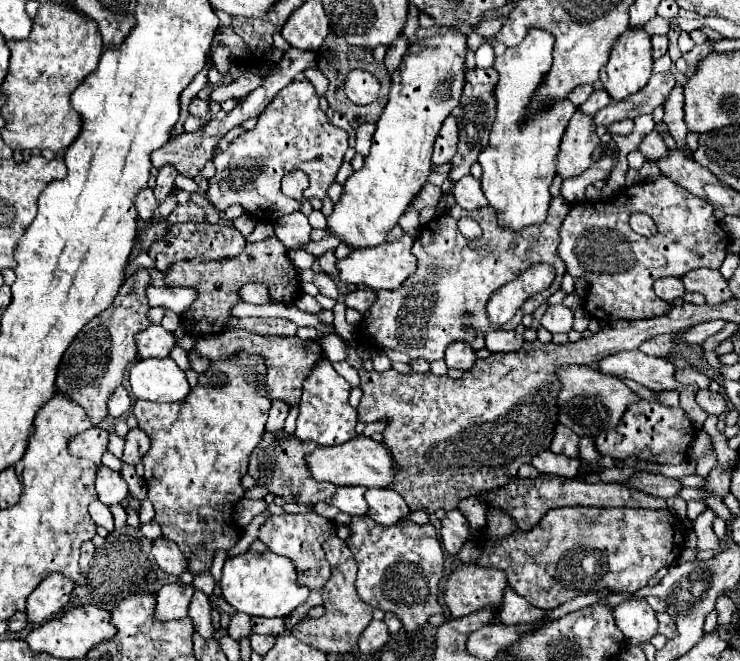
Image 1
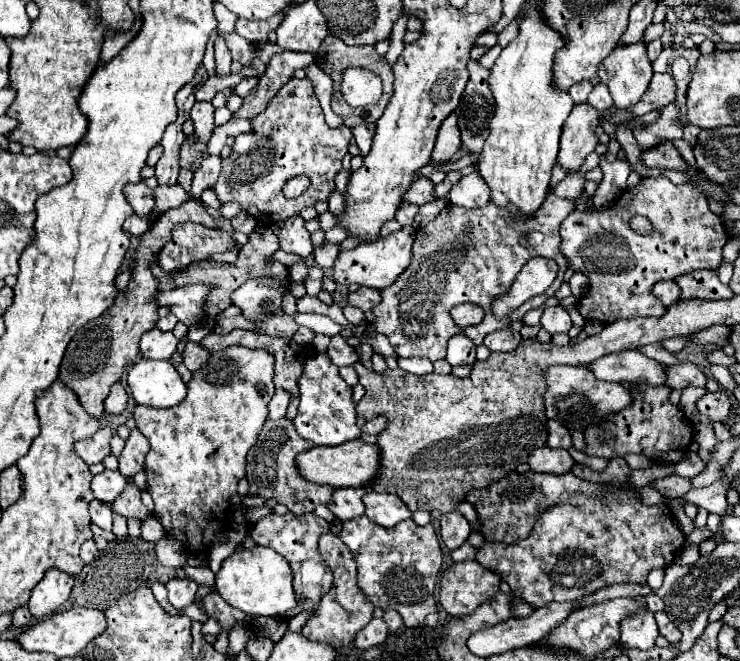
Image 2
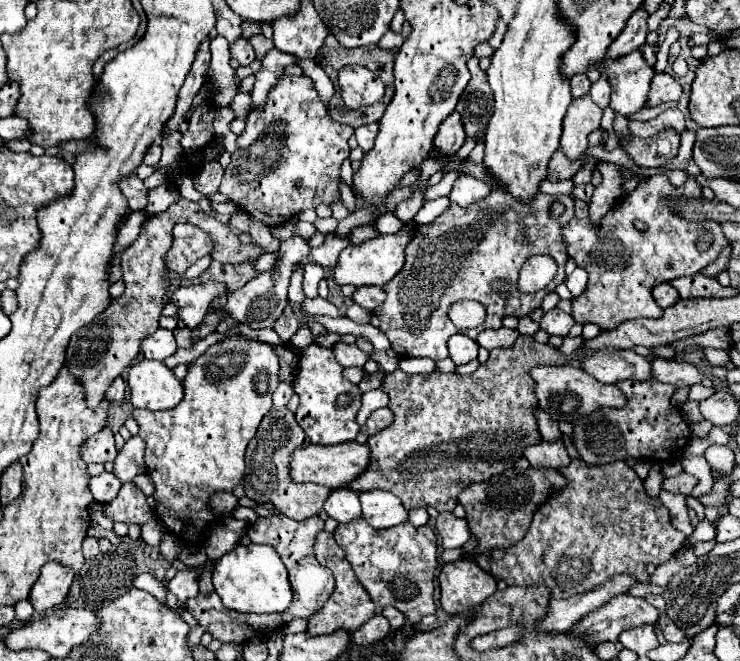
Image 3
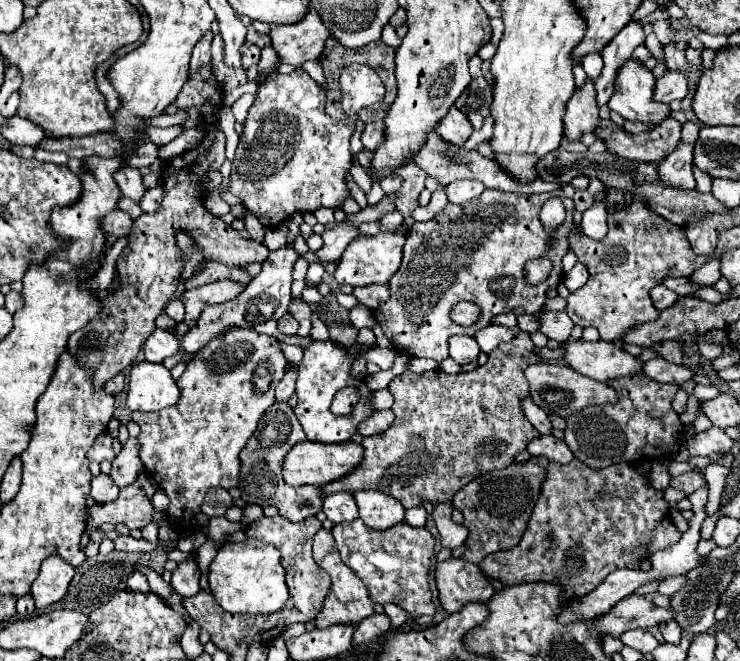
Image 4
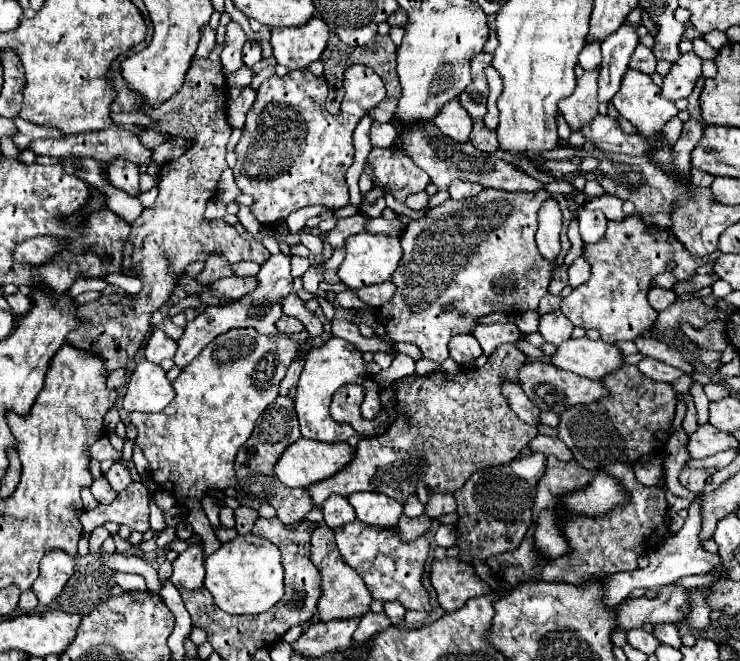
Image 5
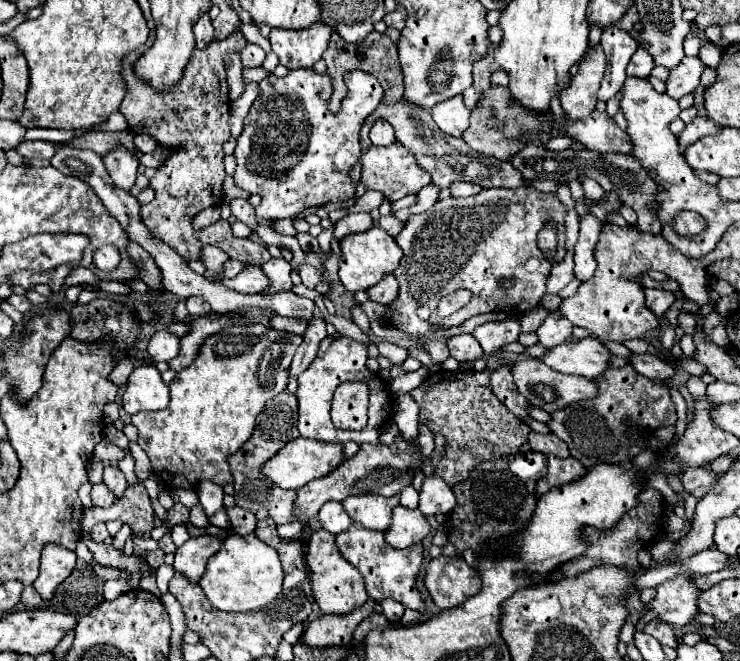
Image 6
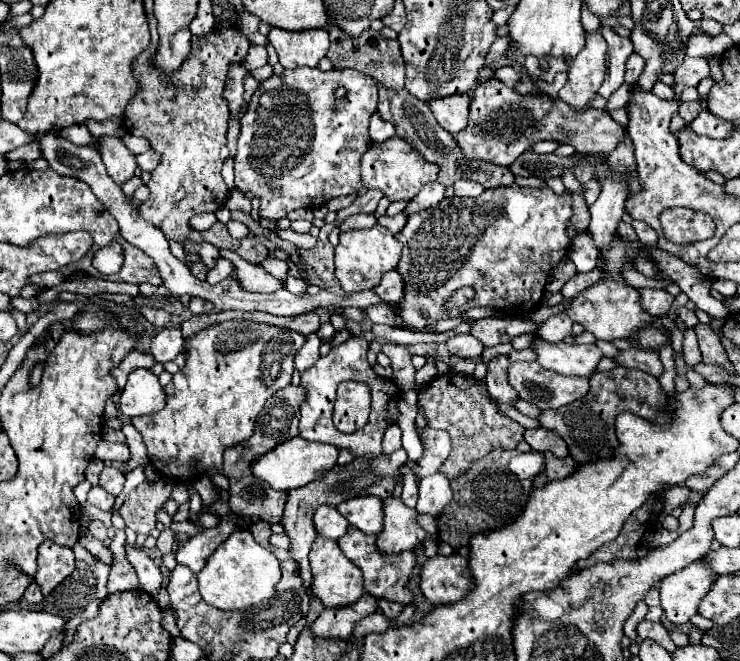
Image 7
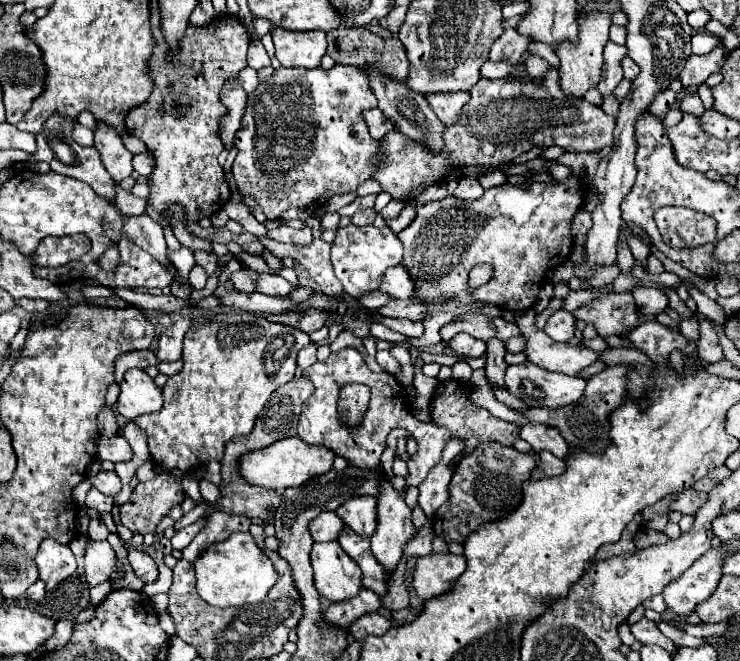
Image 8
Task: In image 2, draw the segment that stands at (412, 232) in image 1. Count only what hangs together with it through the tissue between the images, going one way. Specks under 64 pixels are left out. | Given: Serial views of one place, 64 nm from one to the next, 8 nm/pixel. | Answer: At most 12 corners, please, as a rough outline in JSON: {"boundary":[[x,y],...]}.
{"boundary":[[404,202],[396,212],[400,226],[412,226],[418,206]]}

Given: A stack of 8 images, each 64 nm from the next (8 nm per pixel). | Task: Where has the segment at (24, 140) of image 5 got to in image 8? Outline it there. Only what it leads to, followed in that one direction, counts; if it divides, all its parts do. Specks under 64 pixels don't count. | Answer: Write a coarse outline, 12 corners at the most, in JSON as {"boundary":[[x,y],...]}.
{"boundary":[[76,122],[72,140],[94,146],[94,132]]}

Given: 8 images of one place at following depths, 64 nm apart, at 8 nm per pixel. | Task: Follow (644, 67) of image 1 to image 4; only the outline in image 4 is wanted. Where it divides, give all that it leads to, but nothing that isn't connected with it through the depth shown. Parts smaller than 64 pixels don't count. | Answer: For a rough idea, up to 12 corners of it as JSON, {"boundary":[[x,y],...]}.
{"boundary":[[630,58],[616,72],[608,108],[626,120],[660,124],[652,70]]}

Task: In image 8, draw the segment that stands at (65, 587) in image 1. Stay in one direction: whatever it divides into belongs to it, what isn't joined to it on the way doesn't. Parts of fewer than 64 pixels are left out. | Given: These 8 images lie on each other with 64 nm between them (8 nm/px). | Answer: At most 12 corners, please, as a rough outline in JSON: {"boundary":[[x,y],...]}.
{"boundary":[[44,540],[36,566],[46,590],[76,572],[70,546]]}

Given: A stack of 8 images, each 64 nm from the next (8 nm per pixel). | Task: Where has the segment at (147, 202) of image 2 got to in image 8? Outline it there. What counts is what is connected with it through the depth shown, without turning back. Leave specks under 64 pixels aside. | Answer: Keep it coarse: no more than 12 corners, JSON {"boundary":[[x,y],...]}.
{"boundary":[[98,122],[94,148],[114,182],[128,178],[132,154],[120,136]]}

